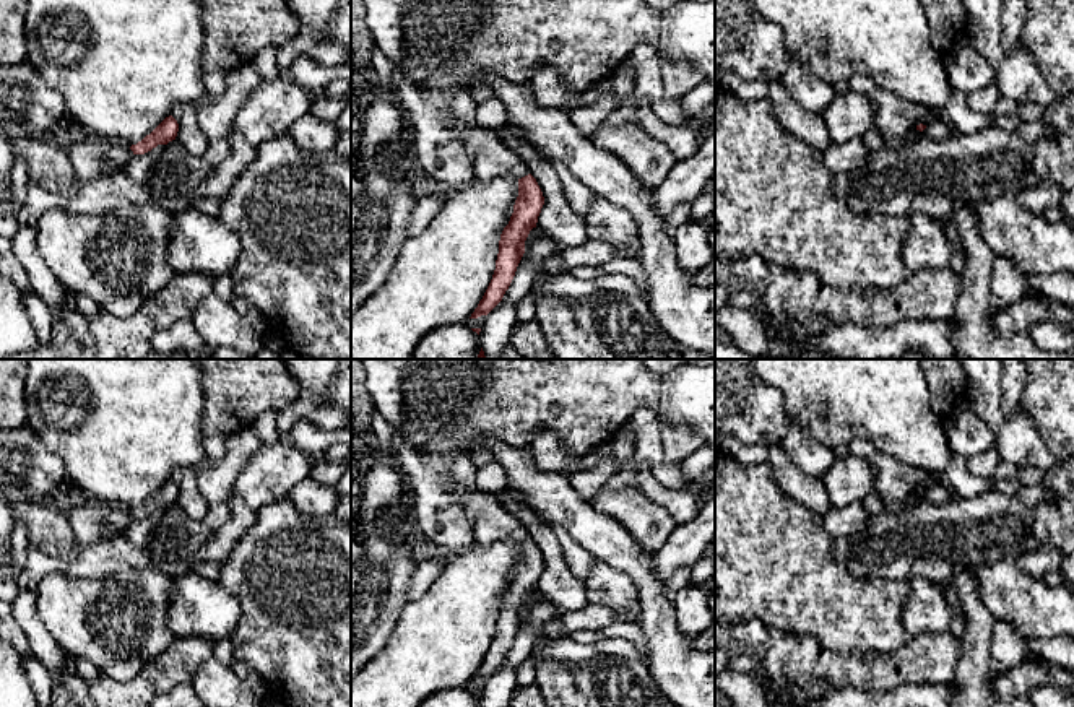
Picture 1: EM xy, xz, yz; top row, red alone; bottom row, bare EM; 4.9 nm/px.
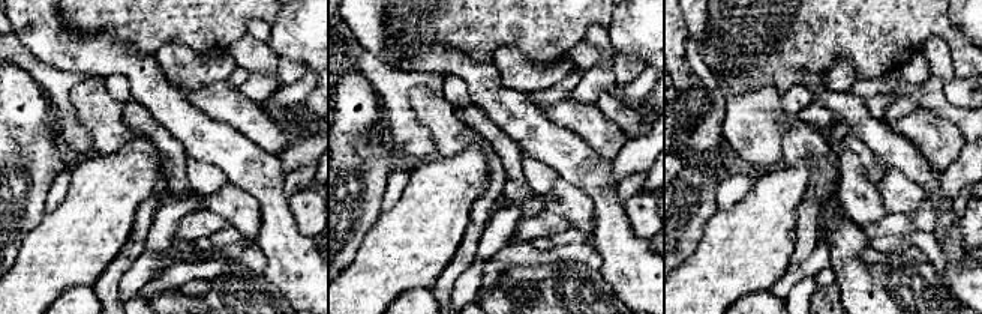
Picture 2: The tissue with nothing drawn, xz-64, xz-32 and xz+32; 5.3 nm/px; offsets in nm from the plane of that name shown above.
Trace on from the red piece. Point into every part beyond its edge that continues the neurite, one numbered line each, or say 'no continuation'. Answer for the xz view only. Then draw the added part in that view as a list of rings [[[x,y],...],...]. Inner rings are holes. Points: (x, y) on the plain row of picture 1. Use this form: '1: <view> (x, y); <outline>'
1: xz (491, 520); [[[478,488],[465,491],[452,491],[474,528],[474,541],[478,546],[489,546],[505,536],[517,543],[530,538],[526,527],[513,517],[496,496],[479,491]]]

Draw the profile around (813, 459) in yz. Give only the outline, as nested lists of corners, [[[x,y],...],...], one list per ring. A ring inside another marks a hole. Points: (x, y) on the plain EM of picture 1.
[[[790,421],[780,445],[795,465],[811,476],[825,473],[835,460],[830,449],[814,442],[795,421]]]

